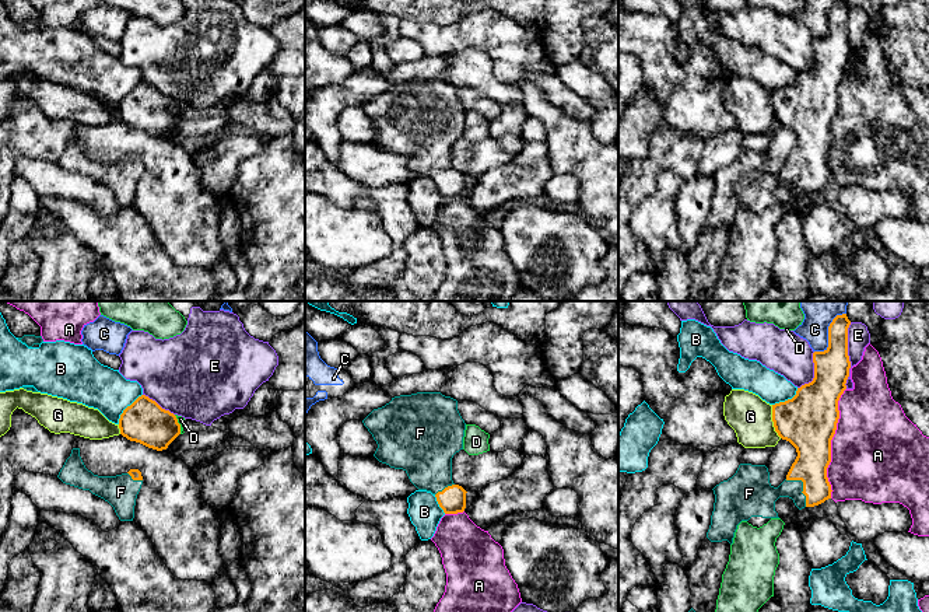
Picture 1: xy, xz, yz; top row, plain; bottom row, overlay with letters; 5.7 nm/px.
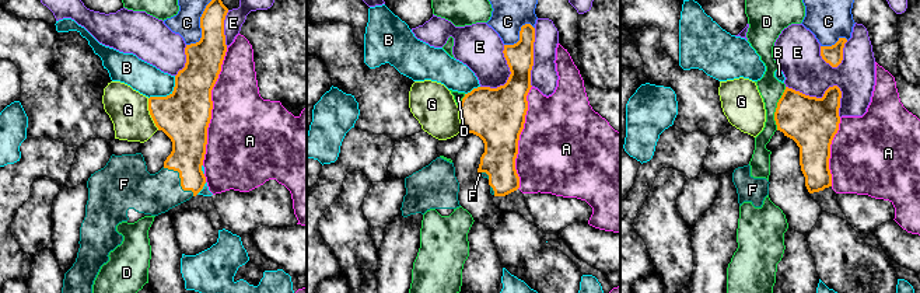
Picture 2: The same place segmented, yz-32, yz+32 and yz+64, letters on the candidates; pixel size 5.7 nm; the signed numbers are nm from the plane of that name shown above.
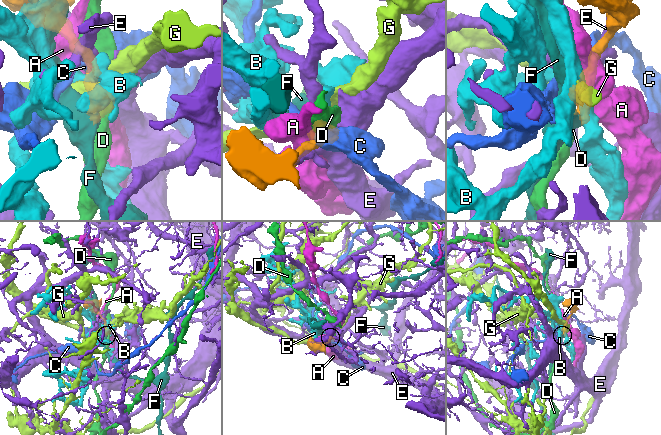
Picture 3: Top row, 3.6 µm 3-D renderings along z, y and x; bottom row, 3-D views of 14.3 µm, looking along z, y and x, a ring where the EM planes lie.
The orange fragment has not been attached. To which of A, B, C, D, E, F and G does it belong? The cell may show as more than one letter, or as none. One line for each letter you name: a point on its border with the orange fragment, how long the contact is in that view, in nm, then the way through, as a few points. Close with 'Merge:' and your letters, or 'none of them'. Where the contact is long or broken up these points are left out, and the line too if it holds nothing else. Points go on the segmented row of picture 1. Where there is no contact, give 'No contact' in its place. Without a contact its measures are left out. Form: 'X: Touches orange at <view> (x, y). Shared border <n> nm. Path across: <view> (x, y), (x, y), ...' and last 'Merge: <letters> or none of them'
F: Touches orange at yz (803, 486). Shared border 200 nm. Path across: yz (813, 444), (813, 460), (803, 486), (792, 486), (761, 496)
Merge: F

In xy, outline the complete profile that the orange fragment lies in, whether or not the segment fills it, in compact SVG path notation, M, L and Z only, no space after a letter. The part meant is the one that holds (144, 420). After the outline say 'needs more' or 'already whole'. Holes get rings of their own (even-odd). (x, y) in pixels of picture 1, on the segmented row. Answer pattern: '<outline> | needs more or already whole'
M146 395L139 396L123 410L119 429L127 440L157 451L166 450L180 434L176 416Z | already whole

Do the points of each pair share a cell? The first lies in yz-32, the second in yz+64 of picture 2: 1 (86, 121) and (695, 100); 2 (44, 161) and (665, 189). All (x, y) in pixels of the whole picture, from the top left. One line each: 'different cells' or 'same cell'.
1: same cell
2: different cells

